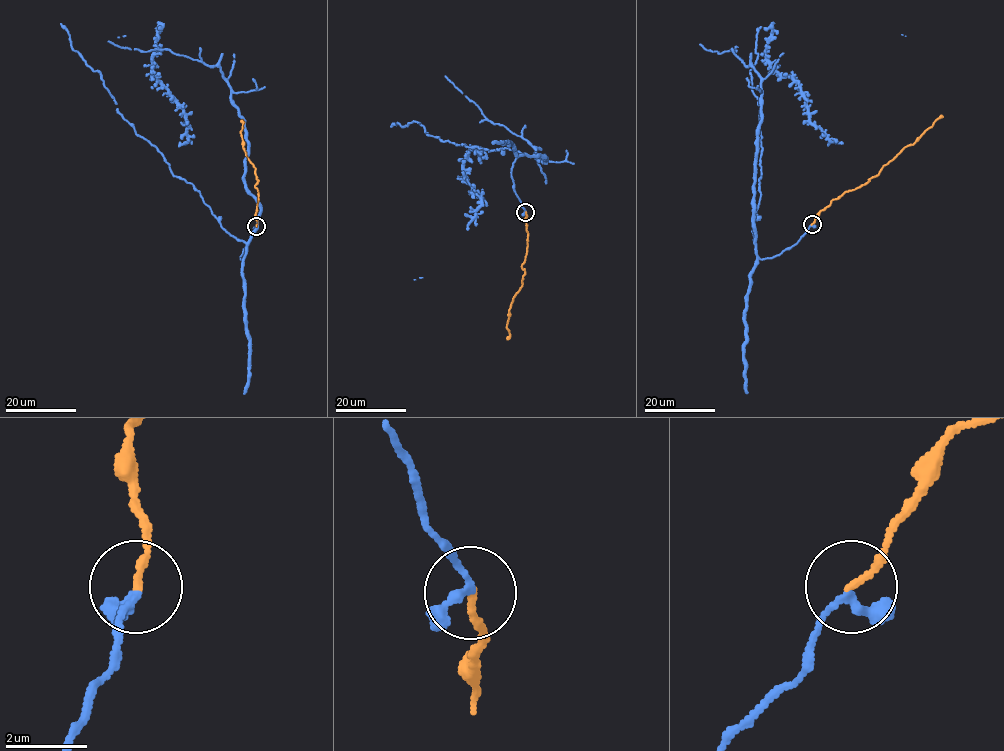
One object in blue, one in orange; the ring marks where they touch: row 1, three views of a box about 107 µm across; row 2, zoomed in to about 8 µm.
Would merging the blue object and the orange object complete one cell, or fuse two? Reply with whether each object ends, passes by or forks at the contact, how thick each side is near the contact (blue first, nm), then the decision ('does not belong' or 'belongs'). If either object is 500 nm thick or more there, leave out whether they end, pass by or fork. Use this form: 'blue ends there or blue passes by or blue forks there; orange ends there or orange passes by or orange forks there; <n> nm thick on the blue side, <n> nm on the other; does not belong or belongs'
blue passes by; orange ends there; 190 nm thick on the blue side, 170 nm on the other; belongs

